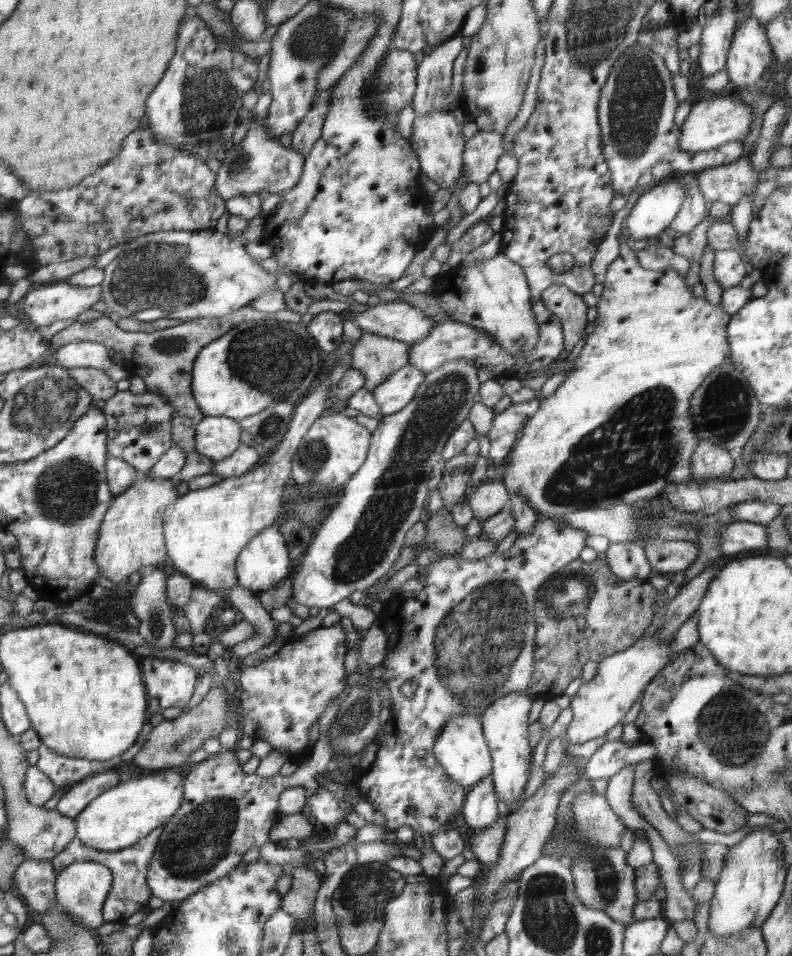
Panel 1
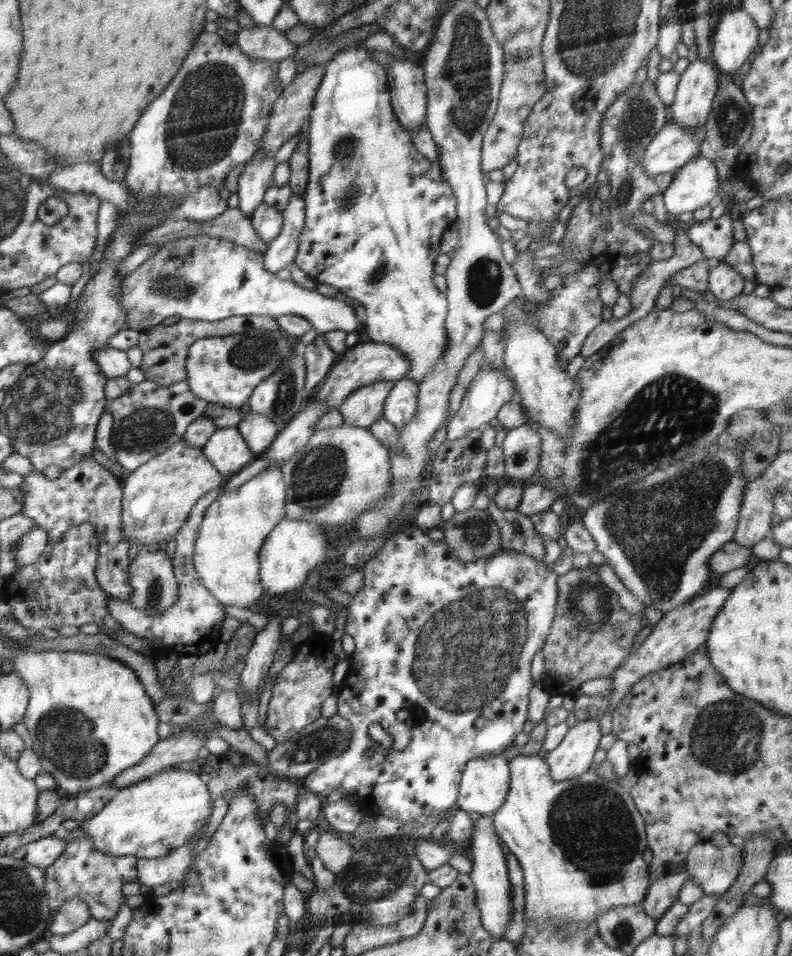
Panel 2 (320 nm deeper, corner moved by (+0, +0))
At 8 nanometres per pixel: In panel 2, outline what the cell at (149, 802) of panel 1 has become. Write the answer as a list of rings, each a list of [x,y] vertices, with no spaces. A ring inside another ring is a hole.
[[[170,770],[156,773],[144,782],[121,789],[98,814],[83,821],[80,829],[88,834],[92,846],[110,856],[132,855],[138,859],[156,859],[183,847],[204,827],[212,812],[211,793],[199,773],[188,770]]]

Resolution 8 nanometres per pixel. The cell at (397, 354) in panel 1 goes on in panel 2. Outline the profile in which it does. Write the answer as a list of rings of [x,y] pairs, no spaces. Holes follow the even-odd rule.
[[[377,381],[356,389],[340,406],[343,422],[360,428],[370,428],[383,418],[384,403],[394,382]]]

